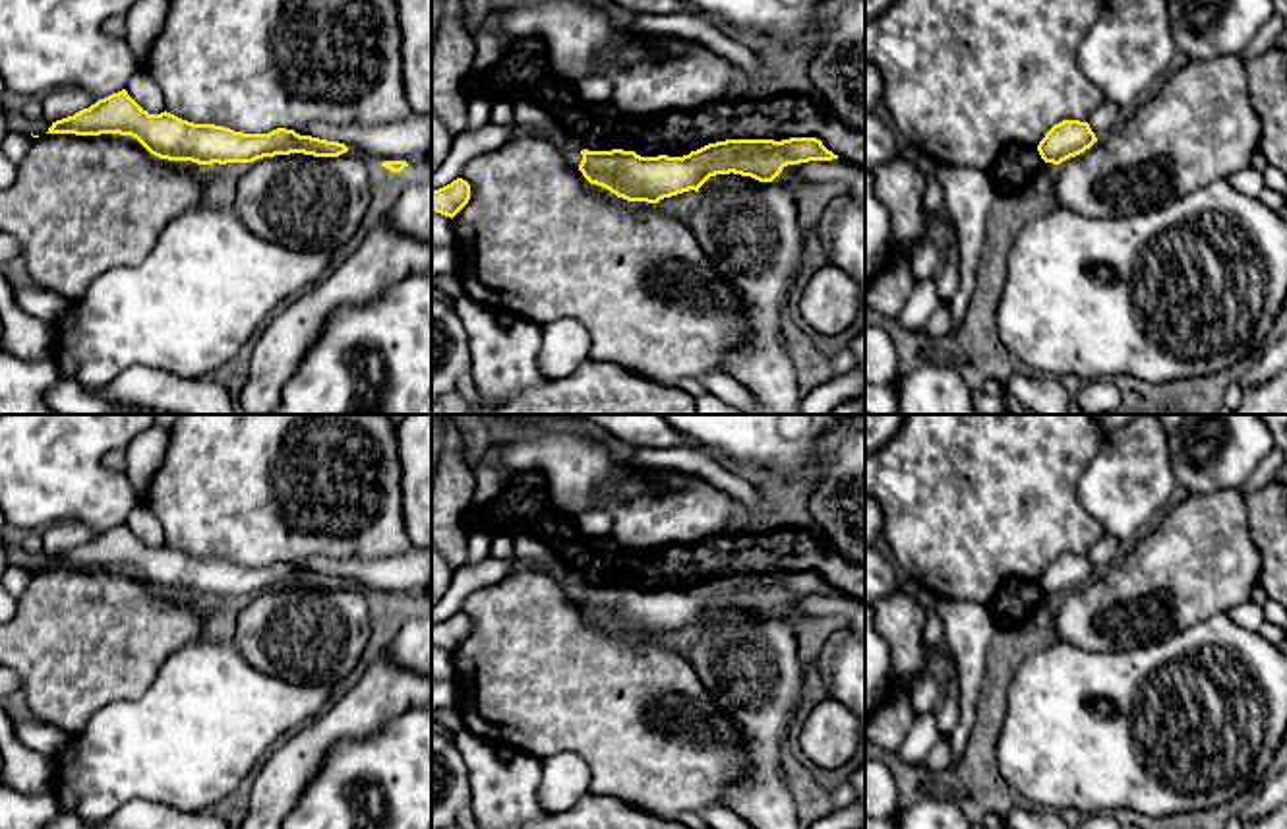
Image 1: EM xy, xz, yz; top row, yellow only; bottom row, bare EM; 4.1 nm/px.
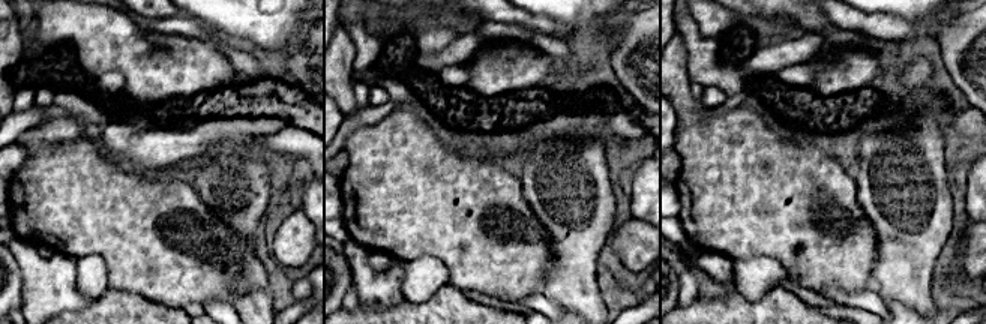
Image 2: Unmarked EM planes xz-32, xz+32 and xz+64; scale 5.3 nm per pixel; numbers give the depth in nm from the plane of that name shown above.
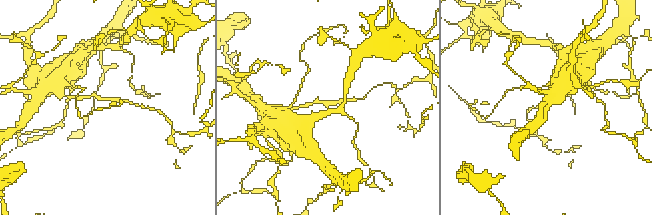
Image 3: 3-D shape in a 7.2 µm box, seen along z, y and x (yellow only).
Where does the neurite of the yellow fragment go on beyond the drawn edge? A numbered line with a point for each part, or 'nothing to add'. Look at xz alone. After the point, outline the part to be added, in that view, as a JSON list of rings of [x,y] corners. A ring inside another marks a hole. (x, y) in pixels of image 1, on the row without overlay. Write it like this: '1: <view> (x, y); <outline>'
nothing to add

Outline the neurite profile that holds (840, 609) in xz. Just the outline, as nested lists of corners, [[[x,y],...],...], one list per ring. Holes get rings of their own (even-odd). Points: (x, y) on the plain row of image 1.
[[[838,591],[832,595],[788,599],[784,606],[803,626],[838,624],[865,641],[865,600]]]

